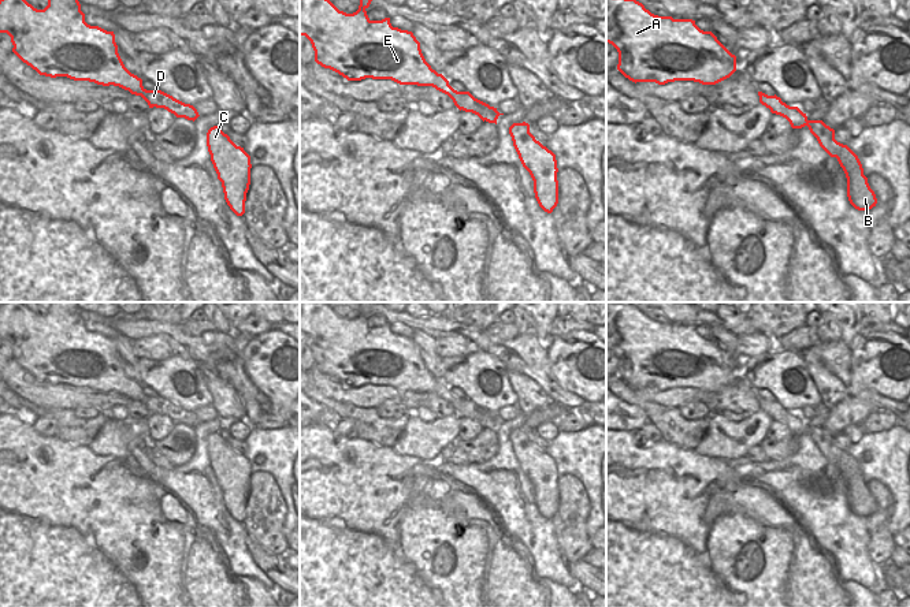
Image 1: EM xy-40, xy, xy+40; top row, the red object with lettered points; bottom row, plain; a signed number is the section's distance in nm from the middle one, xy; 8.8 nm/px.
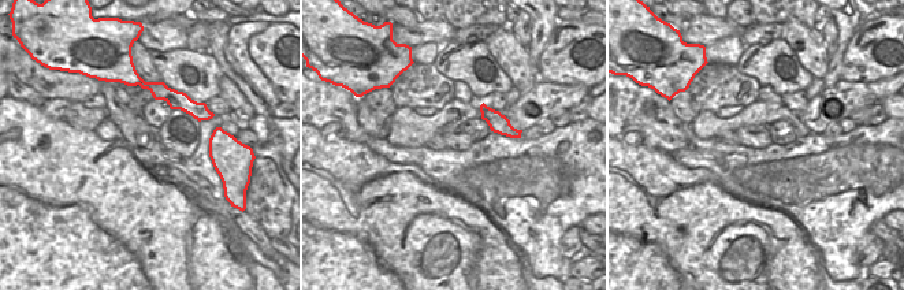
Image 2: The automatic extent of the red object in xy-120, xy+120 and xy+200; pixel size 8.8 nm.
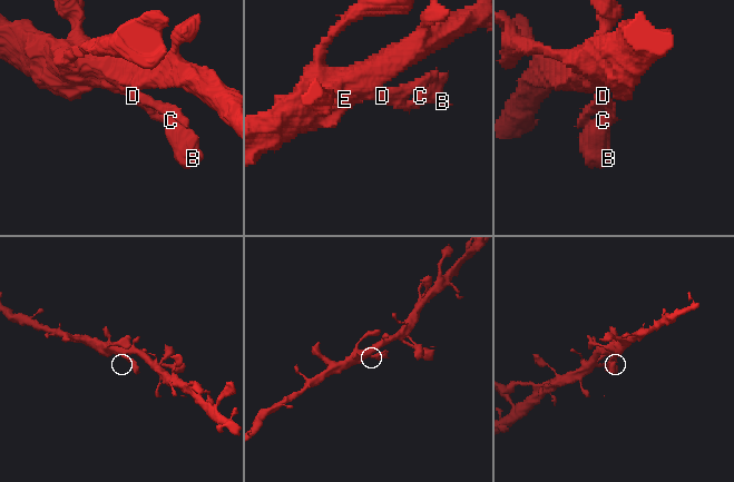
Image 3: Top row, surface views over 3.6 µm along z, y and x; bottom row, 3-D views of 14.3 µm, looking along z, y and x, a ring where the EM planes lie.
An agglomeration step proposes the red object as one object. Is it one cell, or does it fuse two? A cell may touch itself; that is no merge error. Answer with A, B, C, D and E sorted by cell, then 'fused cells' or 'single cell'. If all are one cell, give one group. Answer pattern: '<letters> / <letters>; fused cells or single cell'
A D E / B C; fused cells

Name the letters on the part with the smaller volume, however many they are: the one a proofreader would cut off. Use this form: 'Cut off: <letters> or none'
Cut off: B, C

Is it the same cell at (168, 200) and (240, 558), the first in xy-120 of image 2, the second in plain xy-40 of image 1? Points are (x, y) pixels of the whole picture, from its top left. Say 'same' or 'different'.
different

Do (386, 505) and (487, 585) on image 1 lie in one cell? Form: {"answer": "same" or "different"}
{"answer": "same"}

